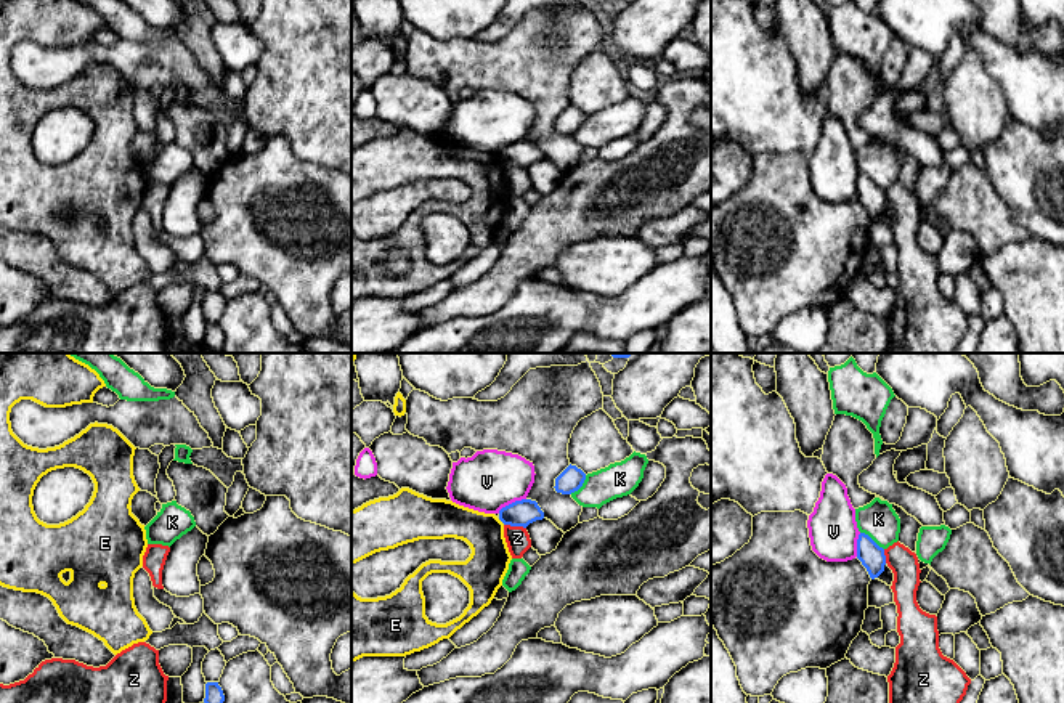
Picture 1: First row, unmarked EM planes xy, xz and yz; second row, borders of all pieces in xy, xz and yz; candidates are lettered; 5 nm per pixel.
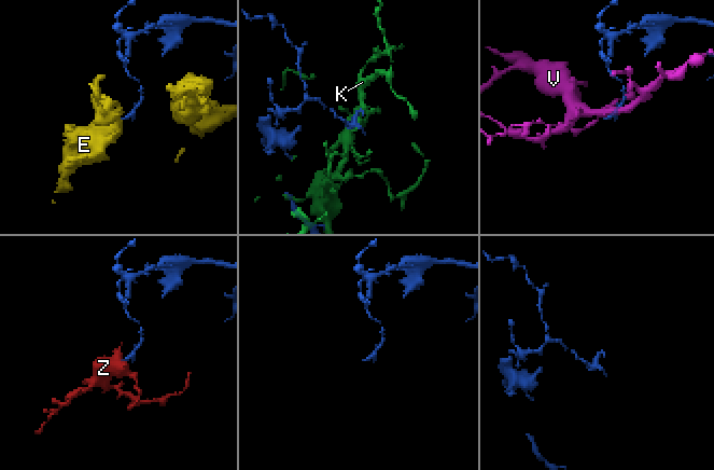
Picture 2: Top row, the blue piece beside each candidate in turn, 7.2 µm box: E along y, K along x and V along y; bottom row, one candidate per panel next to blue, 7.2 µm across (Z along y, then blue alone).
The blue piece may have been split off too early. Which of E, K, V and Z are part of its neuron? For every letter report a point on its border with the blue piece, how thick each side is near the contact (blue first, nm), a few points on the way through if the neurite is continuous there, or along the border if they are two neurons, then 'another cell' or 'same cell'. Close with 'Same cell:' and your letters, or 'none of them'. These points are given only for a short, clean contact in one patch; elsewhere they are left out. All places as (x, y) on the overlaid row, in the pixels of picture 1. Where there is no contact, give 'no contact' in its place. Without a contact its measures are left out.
E: xz (501, 520) | 130/200 nm | along xz (498, 519), (504, 524) | another cell
K: yz (870, 538) | 120/180 nm | another cell
V: xz (512, 503) | 130/300 nm | along xz (525, 498), (506, 504), (498, 512) | another cell
Z: xz (515, 525) | 130/120 nm | along xz (504, 524), (525, 528) | another cell
Same cell: none of them

